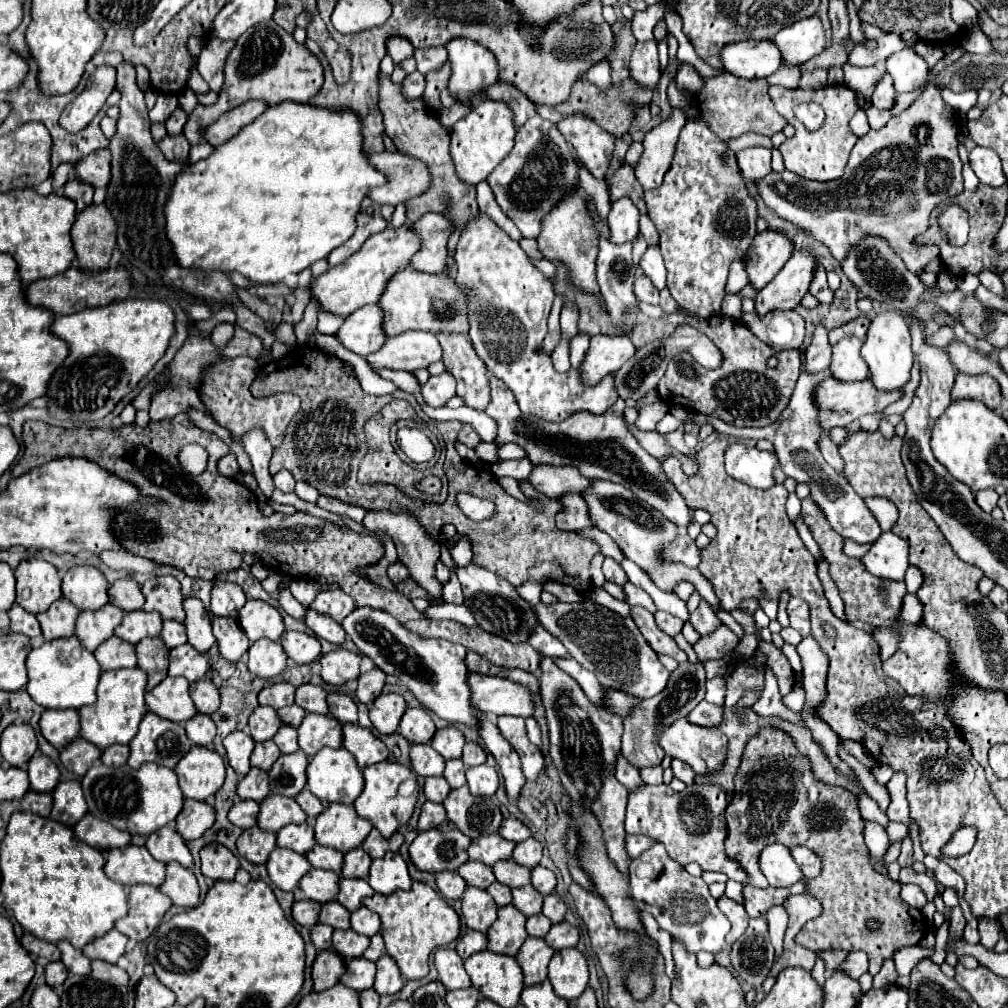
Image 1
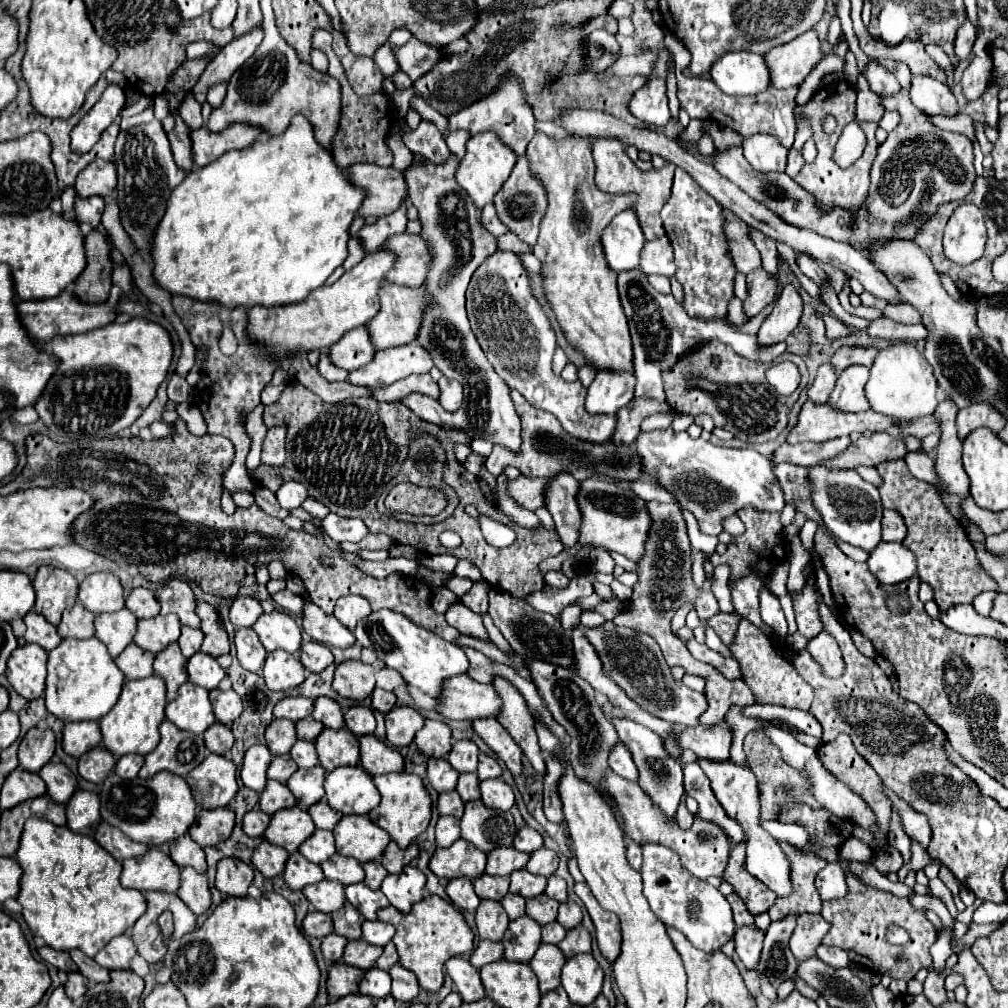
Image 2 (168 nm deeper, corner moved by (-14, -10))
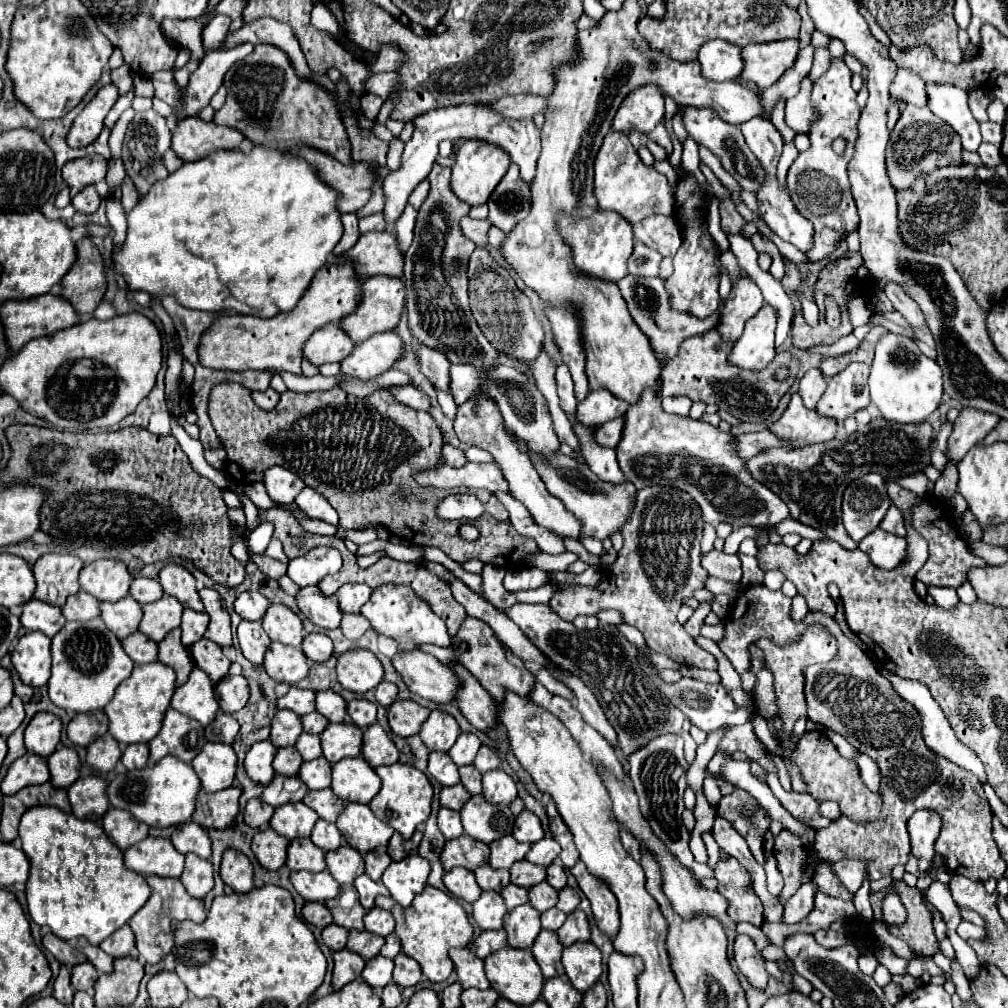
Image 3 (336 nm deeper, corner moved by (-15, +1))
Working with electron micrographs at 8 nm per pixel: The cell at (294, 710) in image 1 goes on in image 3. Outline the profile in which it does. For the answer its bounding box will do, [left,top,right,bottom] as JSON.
[301,712,329,734]

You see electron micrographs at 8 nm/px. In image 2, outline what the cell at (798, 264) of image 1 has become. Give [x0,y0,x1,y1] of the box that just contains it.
[758,283,804,345]

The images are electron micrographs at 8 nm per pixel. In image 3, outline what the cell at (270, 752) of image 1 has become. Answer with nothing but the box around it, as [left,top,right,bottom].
[273,748,303,776]

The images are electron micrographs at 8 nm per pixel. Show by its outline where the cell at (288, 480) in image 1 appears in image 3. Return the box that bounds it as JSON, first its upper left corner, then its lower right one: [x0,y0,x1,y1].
[263,466,305,504]

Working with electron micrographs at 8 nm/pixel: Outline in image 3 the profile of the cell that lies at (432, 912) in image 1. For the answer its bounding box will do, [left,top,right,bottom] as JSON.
[377,886,473,982]

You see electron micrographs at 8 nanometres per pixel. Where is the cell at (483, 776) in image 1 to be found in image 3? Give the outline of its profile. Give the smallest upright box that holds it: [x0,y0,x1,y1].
[483,770,517,804]

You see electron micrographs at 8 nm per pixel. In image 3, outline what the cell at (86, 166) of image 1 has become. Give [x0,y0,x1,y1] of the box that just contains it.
[63,154,107,194]

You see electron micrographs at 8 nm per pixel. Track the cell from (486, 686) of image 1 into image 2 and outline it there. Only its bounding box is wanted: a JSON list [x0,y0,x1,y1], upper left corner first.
[438,675,502,719]

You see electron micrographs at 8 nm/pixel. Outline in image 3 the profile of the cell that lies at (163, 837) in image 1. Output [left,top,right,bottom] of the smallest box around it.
[171,820,211,858]

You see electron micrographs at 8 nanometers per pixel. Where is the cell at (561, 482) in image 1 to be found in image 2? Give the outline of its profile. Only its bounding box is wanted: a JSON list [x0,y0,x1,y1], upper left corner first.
[508,477,550,511]

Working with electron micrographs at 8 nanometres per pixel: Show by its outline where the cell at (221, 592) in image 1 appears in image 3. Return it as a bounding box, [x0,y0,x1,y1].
[235,592,269,620]

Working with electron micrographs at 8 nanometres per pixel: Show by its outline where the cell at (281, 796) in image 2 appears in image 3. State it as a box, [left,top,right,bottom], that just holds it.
[261,776,299,808]

